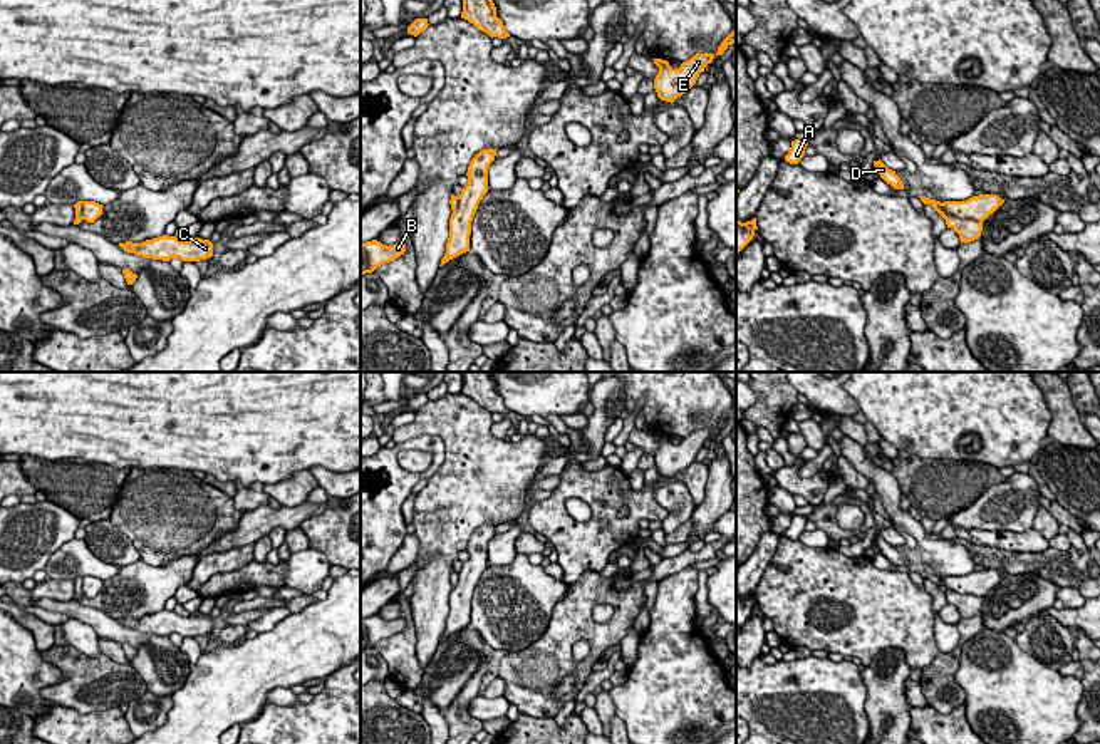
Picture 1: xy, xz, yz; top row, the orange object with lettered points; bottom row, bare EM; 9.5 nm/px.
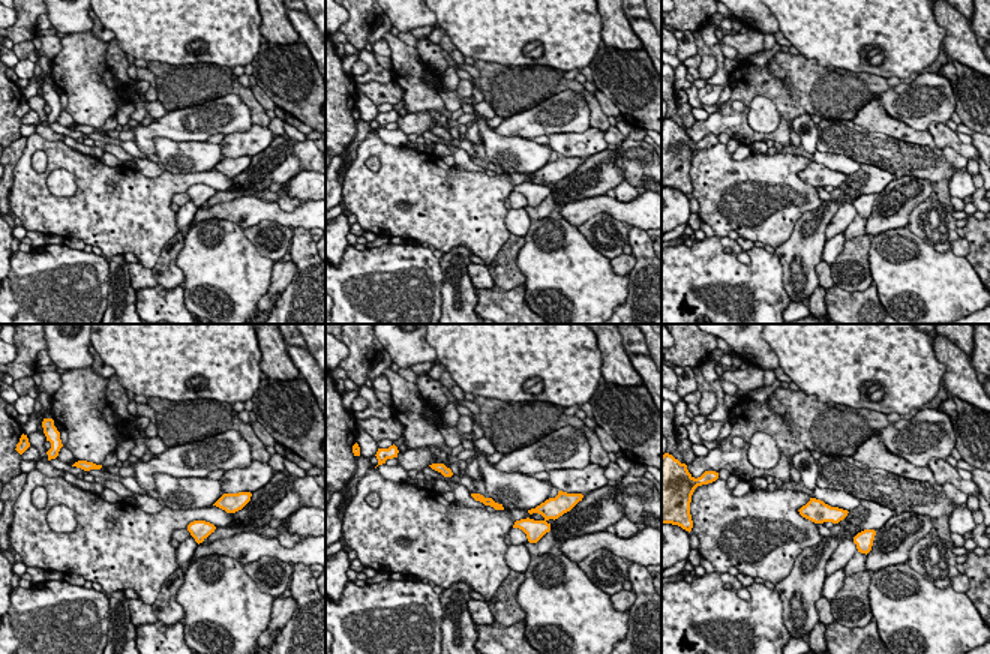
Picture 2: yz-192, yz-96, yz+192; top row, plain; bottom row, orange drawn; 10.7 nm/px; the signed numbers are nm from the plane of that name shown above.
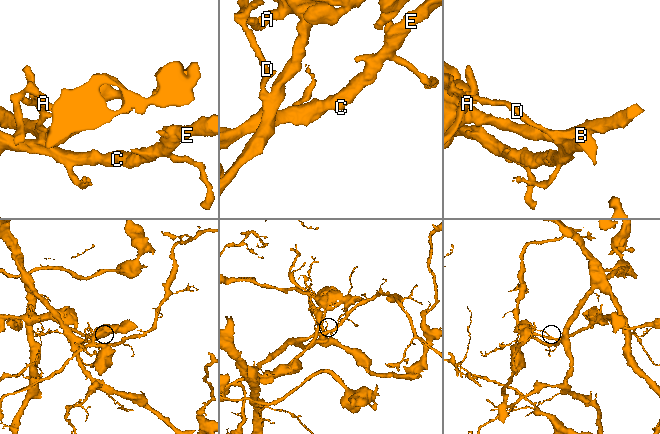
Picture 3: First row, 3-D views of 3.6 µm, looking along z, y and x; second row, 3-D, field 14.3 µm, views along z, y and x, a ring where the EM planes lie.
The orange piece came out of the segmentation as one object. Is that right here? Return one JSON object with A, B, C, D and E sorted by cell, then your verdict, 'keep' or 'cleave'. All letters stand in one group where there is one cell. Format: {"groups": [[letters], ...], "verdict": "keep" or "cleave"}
{"groups": [["A", "D"], ["B", "C", "E"]], "verdict": "cleave"}

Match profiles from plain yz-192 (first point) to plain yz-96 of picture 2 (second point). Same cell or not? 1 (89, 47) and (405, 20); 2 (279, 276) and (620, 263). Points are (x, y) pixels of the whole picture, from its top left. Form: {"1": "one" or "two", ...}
{"1": "two", "2": "one"}

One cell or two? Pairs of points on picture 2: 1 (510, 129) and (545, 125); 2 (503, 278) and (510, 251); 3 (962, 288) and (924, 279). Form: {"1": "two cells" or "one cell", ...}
{"1": "one cell", "2": "one cell", "3": "one cell"}

